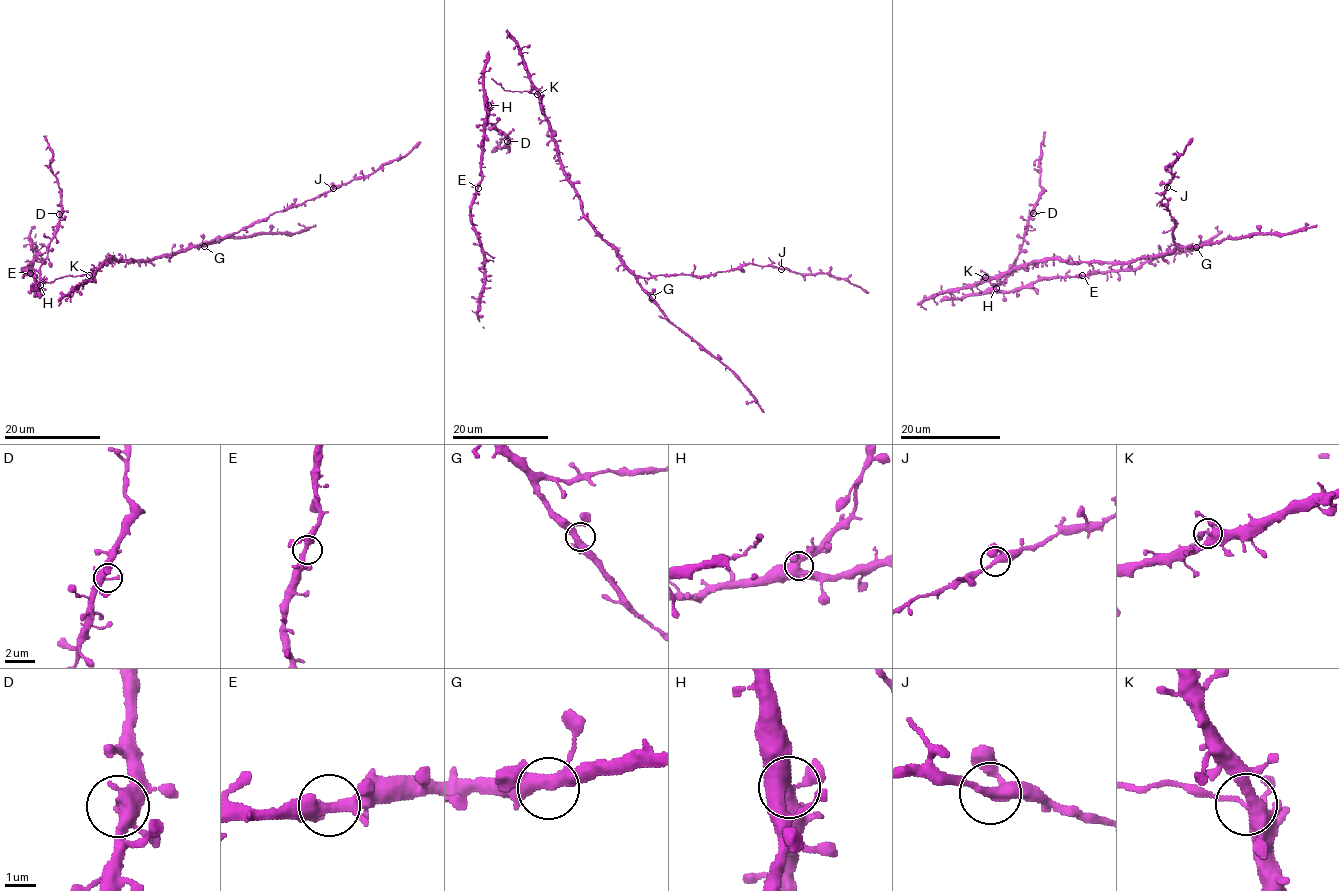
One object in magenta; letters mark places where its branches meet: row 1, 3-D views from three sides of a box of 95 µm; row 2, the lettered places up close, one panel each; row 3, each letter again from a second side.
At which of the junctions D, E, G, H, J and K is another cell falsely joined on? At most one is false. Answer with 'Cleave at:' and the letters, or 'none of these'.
Cleave at: K

